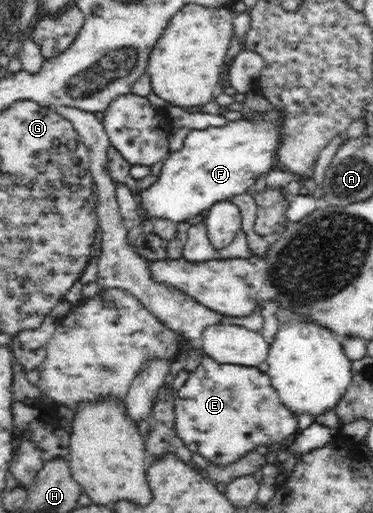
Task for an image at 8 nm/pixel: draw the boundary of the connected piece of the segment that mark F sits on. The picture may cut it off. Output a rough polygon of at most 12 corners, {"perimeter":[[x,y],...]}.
{"perimeter":[[282,111],[192,130],[141,192],[200,220],[273,170]]}

